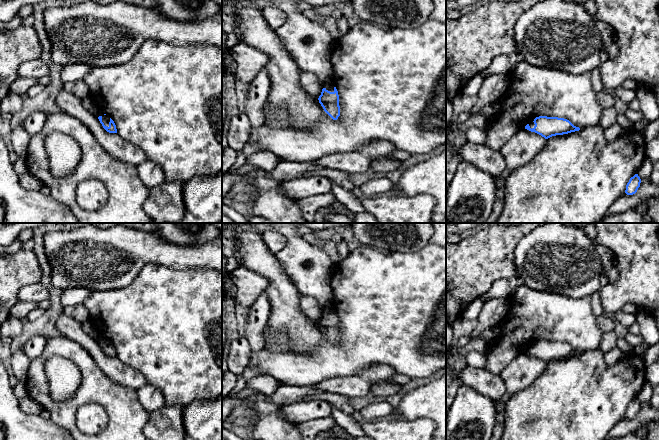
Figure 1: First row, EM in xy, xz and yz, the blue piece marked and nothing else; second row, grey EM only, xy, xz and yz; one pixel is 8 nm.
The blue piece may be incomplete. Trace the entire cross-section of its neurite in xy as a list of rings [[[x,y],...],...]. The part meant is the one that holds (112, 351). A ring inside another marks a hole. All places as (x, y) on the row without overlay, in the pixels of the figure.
[[[100,335],[96,338],[103,352],[109,357],[117,357],[116,349],[114,345],[107,339],[104,339]]]

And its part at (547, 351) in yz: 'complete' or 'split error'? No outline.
split error

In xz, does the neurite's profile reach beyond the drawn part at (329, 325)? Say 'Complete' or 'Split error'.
Split error

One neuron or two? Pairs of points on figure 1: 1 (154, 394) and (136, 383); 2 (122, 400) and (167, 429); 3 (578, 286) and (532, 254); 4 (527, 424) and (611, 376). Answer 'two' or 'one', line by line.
1: two
2: two
3: one
4: one

